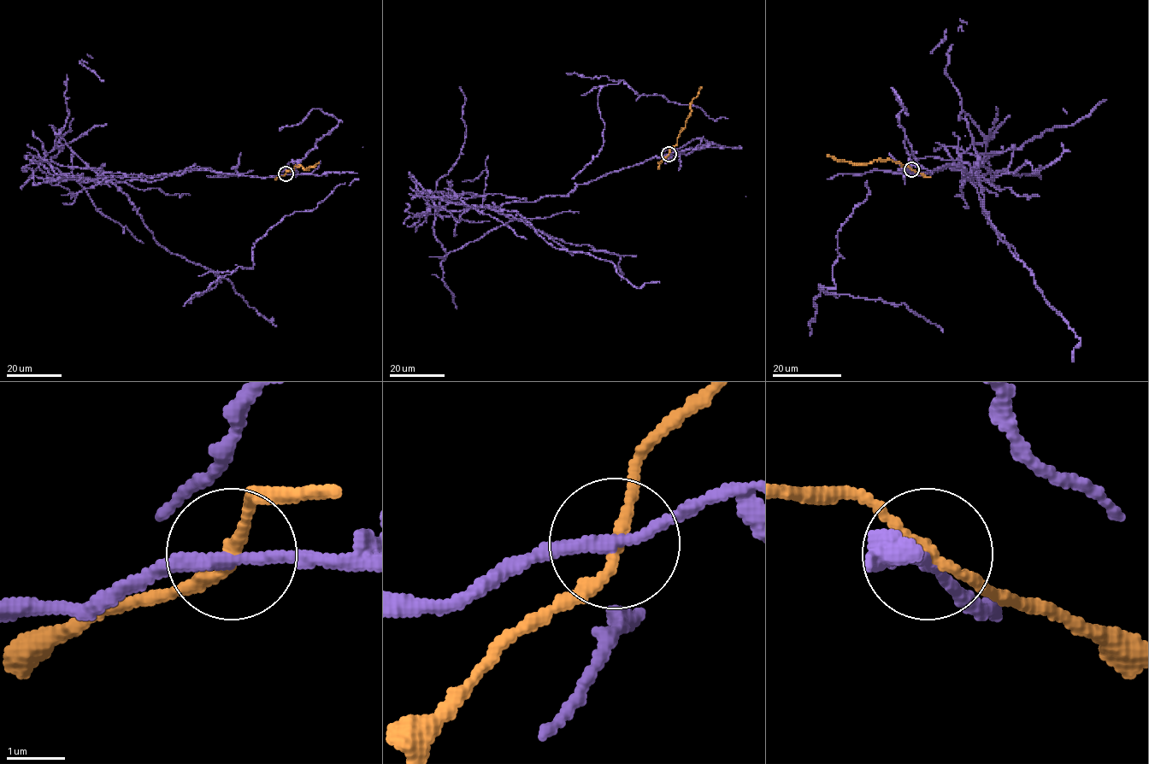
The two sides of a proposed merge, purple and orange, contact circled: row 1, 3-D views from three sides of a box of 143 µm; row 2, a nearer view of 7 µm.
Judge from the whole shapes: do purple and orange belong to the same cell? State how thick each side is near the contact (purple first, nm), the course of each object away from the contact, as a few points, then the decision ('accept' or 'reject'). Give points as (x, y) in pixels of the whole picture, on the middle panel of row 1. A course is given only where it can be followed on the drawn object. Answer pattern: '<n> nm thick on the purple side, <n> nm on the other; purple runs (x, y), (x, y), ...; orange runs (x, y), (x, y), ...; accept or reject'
220 nm thick on the purple side, 180 nm on the other; purple runs (668, 154), (579, 184), (565, 196), (485, 206), (515, 211), (552, 247), (611, 261), (633, 285), (660, 282); orange runs (668, 154), (686, 126), (691, 102), (701, 87); reject

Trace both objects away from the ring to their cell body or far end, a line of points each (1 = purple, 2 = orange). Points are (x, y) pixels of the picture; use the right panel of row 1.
1: (912, 170), (924, 173), (948, 164), (970, 174), (978, 167), (983, 208), (997, 235), (1080, 339), (1073, 361)
2: (912, 170), (889, 159), (853, 165), (827, 155)

